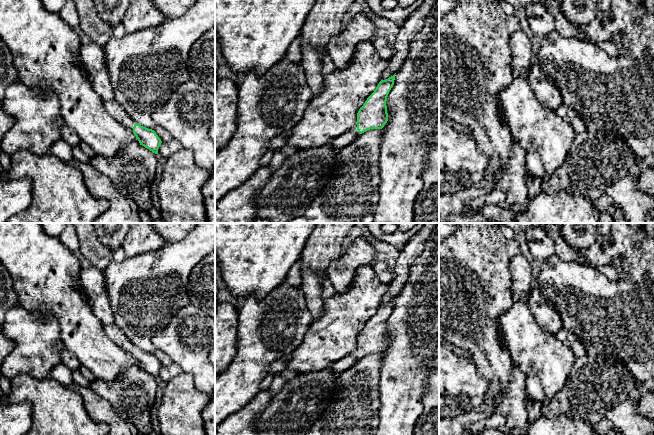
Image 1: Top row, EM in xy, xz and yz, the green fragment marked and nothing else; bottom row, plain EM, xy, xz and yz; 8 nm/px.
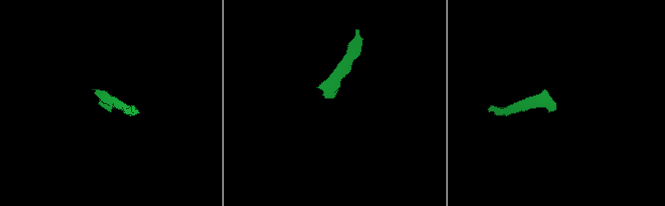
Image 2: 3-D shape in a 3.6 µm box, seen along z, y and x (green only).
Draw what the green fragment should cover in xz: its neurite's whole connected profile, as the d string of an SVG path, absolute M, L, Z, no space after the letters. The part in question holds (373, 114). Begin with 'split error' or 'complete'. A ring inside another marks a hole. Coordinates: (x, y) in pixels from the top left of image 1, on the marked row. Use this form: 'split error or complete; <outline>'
split error; M395 74L386 80L381 80L374 92L367 98L357 113L356 125L335 138L333 150L339 151L351 144L360 134L370 129L382 129L388 121L386 101L394 85Z

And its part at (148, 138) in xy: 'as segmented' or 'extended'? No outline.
extended

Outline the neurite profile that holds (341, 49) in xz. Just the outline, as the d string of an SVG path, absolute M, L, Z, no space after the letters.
M357 13L343 26L341 33L330 41L327 48L328 55L337 69L342 70L349 66L356 47L363 41L373 40L377 27L370 16L363 13Z

